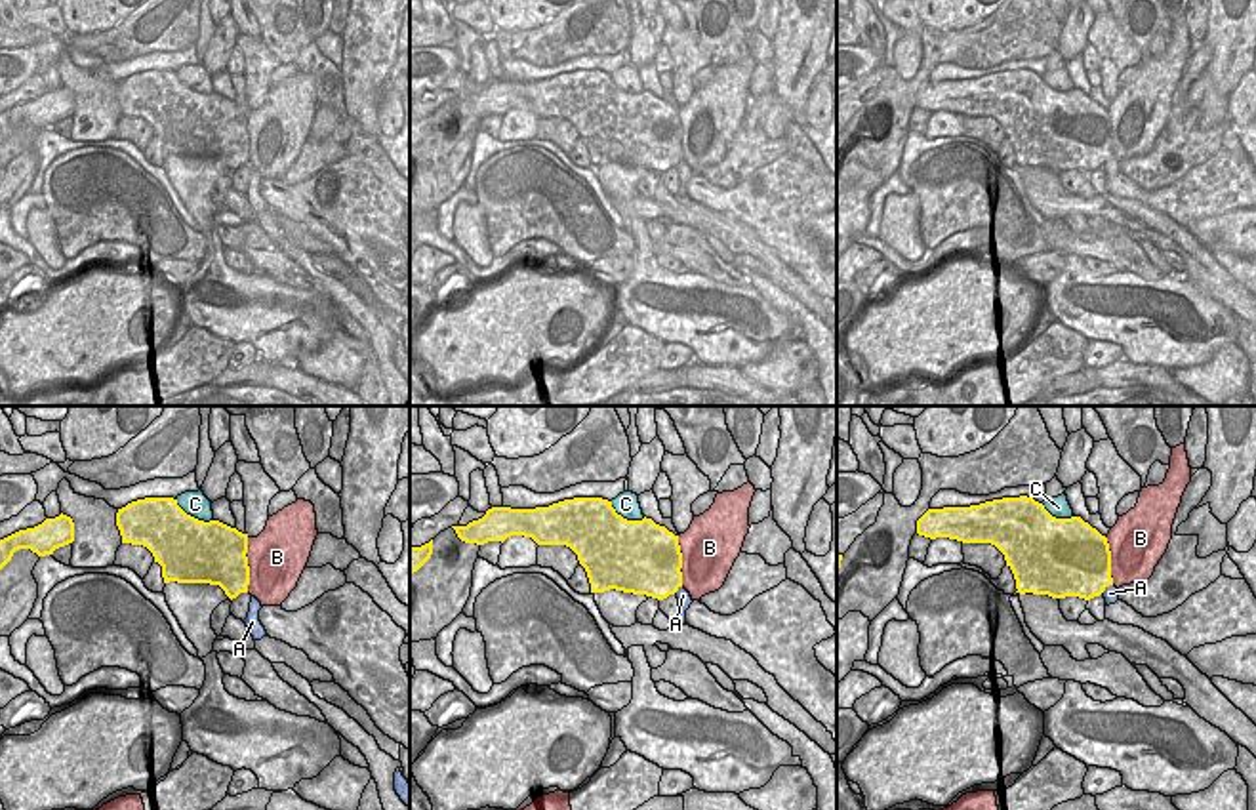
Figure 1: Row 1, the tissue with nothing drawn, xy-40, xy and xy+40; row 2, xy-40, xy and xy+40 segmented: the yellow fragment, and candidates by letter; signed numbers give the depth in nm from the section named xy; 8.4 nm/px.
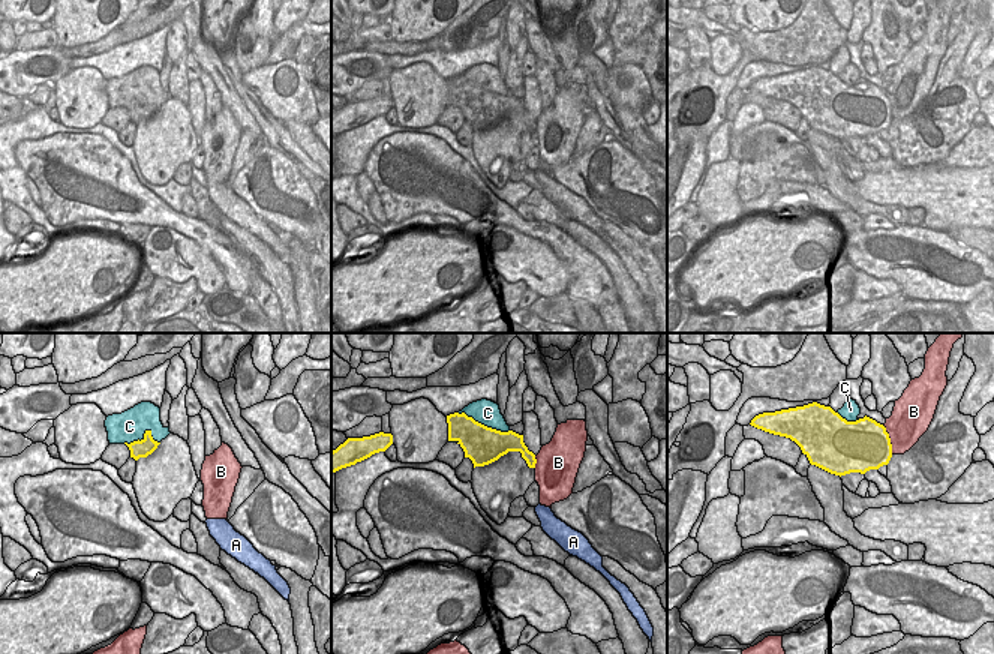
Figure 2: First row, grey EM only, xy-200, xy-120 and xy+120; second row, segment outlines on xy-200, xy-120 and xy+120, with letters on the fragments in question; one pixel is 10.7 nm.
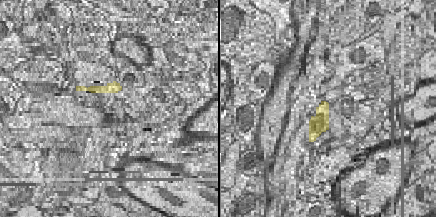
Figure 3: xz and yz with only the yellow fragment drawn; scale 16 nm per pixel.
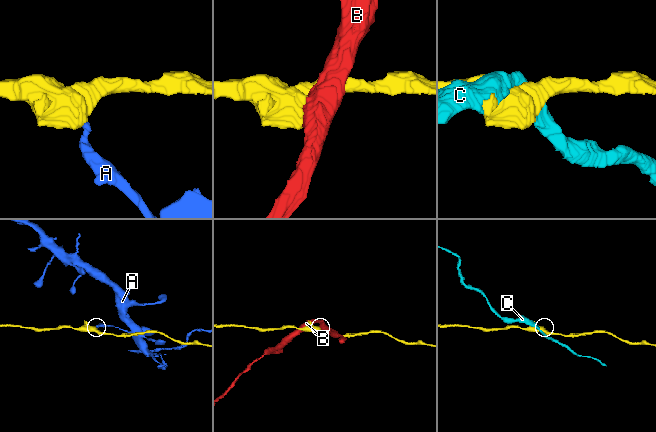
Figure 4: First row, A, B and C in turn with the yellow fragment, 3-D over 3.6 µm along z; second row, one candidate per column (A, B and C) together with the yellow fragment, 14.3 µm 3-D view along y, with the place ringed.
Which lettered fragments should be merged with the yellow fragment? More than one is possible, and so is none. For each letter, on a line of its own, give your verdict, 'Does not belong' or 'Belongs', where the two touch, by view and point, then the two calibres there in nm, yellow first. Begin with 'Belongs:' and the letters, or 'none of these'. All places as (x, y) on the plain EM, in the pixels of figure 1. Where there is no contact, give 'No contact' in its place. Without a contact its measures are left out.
Belongs: none of these
A: Does not belong. Touches yellow at xy+40 (1106, 159). Thickness 480 nm (yellow) against 120 nm
B: Does not belong. Touches yellow at xy-40 (246, 138). Thickness 480 nm (yellow) against 480 nm
C: Does not belong. Touches yellow at xy-40 (193, 90). Thickness 500 nm (yellow) against 220 nm.

